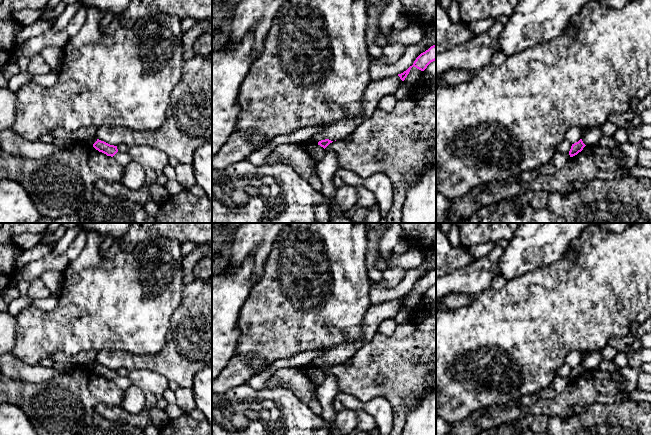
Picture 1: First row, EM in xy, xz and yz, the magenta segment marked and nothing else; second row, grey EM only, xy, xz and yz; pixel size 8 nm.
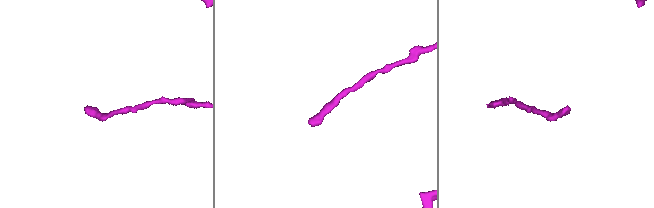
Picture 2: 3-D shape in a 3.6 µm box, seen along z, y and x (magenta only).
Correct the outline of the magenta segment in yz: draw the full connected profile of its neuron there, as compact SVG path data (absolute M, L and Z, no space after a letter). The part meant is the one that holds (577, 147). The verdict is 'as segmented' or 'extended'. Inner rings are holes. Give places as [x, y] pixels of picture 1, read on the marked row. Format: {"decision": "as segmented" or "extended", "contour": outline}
{"decision": "as segmented", "contour": "M580 139L578 142L572 144L571 149L569 151L569 155L570 157L573 157L575 155L577 155L579 152L581 152L583 150L583 148L586 145L583 143L582 139Z"}

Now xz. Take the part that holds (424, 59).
{"decision": "as segmented", "contour": "M436 45L431 46L428 50L426 50L425 52L421 53L416 60L414 61L413 65L410 66L406 71L404 71L401 74L398 74L398 76L400 77L400 79L402 81L405 80L405 78L407 77L407 75L409 74L411 68L414 66L417 69L424 71L427 66L436 60Z"}

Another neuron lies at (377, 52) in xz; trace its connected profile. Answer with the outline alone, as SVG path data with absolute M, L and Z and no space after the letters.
M371 44L368 46L368 51L373 59L380 62L384 61L384 48L377 46L376 44Z

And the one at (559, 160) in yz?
M557 151L554 157L548 163L537 169L525 171L524 173L522 173L519 180L532 182L536 181L538 177L550 177L557 173L560 169L562 169L569 158L569 153L561 153Z

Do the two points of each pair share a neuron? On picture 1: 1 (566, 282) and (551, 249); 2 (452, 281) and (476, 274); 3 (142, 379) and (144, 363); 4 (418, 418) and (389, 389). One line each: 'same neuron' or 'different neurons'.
1: different neurons
2: same neuron
3: different neurons
4: different neurons

